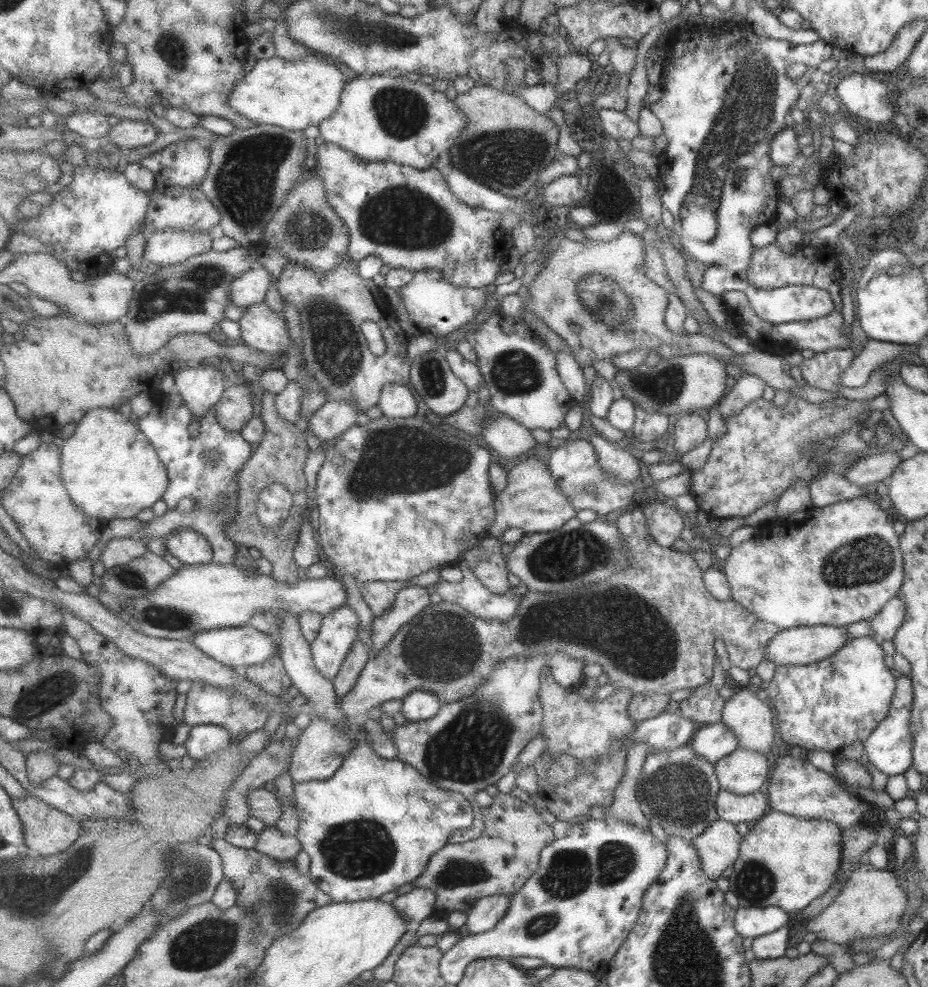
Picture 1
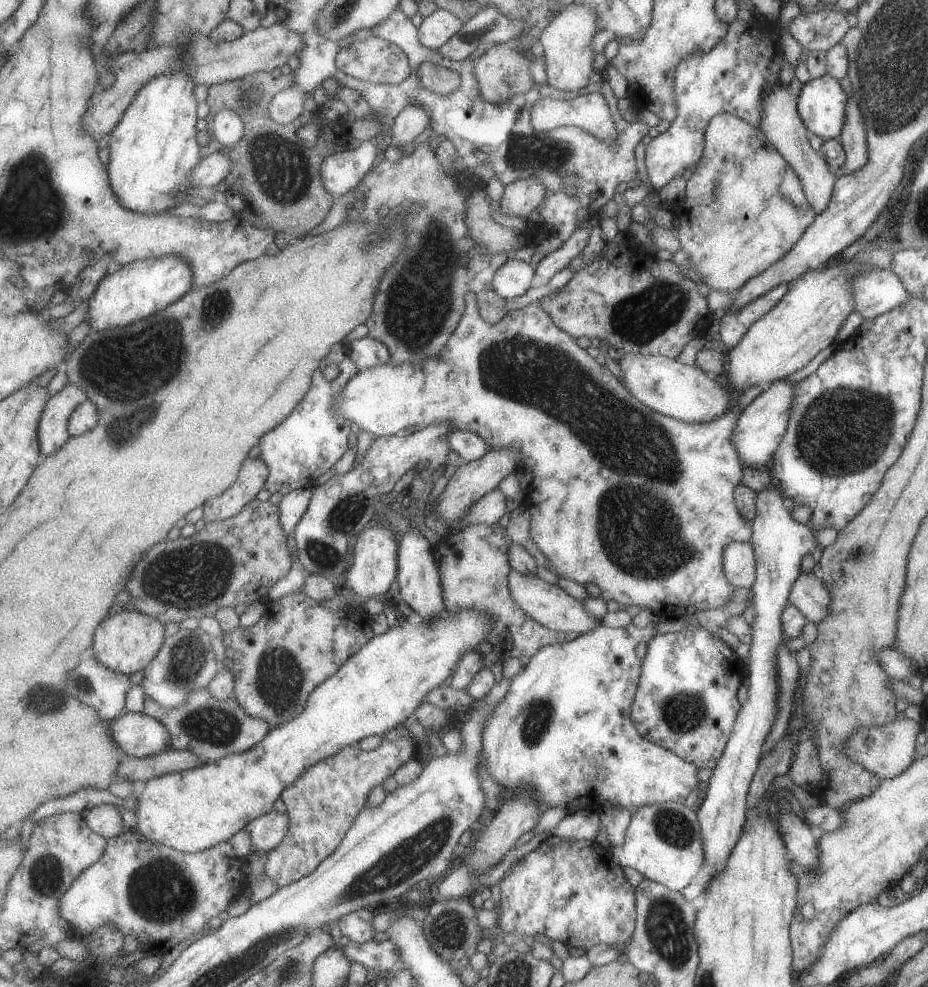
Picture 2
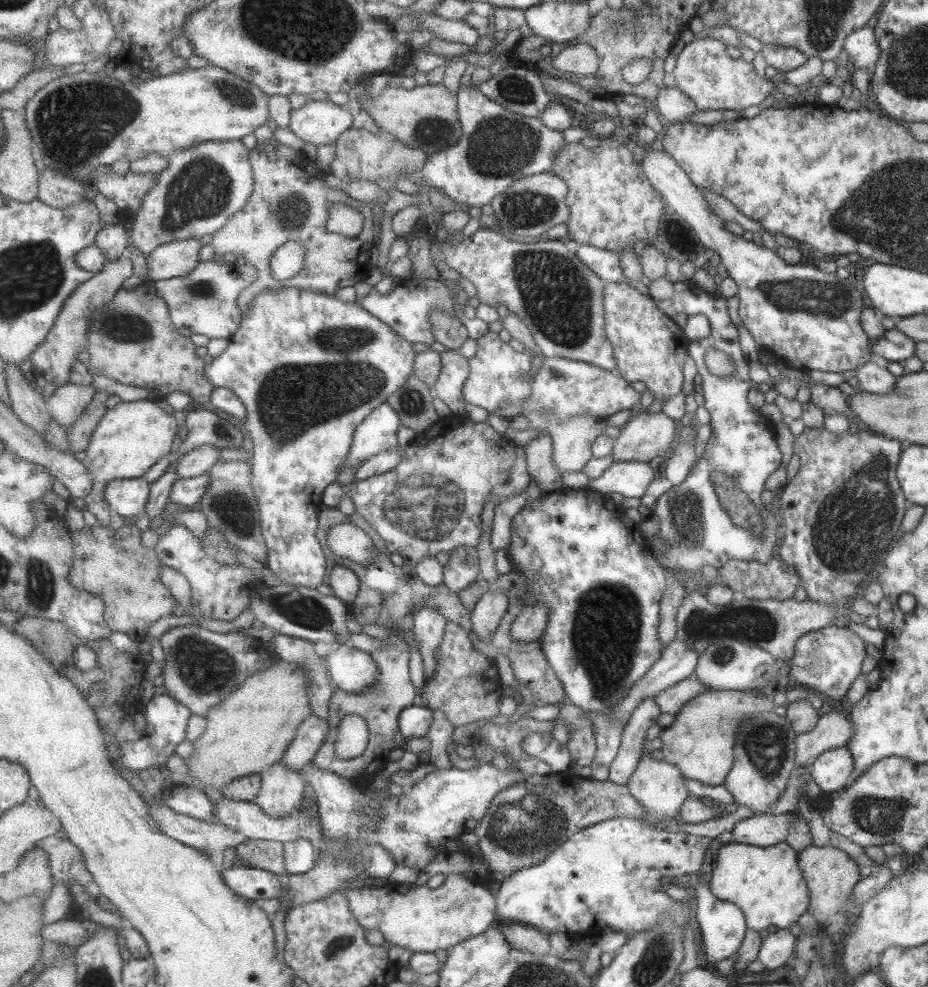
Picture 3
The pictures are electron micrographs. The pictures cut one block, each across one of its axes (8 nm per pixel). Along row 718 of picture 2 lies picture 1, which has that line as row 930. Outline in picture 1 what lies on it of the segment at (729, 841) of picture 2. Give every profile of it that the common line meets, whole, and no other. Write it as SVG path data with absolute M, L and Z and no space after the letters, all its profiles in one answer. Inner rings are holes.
M778 906L739 907L733 919L734 929L742 938L757 938L777 930L784 924L790 924L790 913Z

